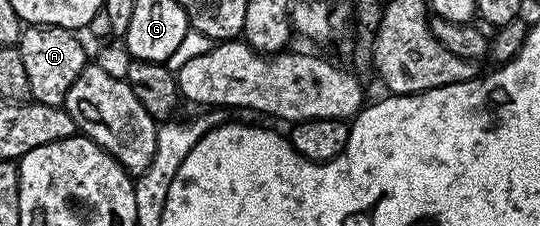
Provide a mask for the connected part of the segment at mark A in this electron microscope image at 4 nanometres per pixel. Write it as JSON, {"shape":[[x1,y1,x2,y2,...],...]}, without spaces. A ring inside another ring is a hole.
{"shape":[[34,25,22,32,19,48,27,70,29,96,36,104,64,106,71,83,79,79,87,64,85,49,77,37,80,36,74,30,60,29,57,25]]}

